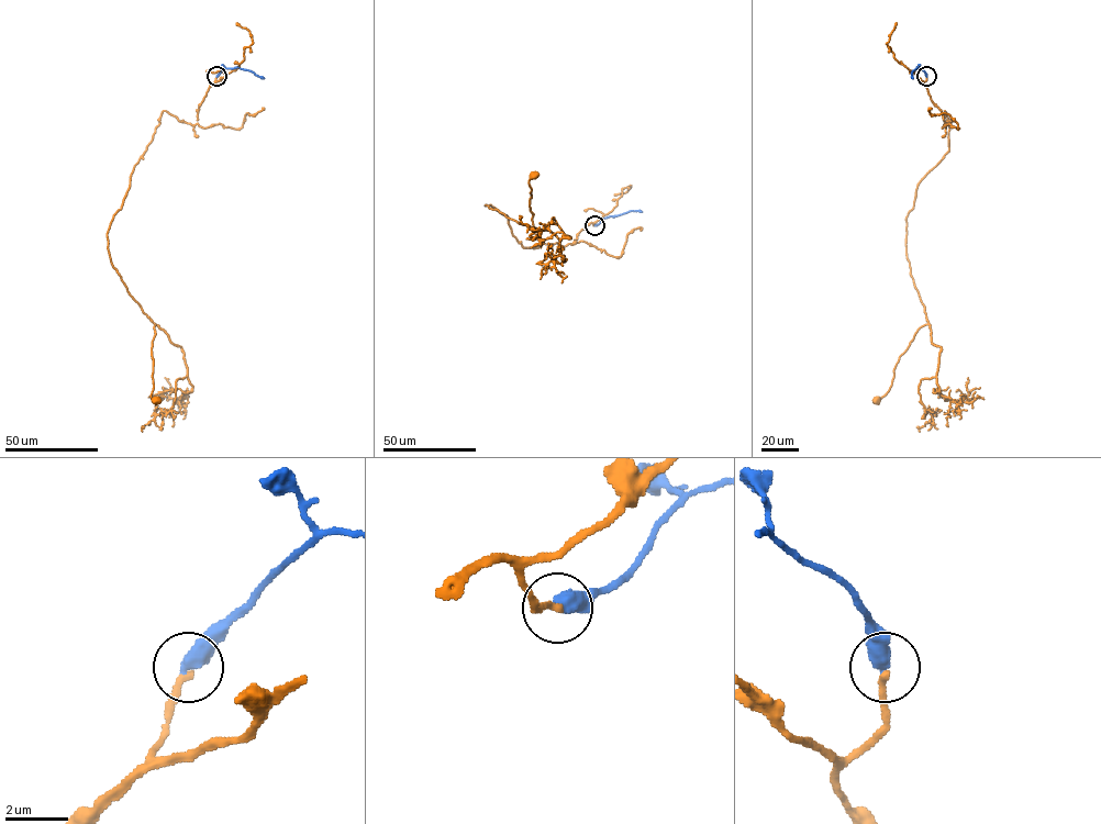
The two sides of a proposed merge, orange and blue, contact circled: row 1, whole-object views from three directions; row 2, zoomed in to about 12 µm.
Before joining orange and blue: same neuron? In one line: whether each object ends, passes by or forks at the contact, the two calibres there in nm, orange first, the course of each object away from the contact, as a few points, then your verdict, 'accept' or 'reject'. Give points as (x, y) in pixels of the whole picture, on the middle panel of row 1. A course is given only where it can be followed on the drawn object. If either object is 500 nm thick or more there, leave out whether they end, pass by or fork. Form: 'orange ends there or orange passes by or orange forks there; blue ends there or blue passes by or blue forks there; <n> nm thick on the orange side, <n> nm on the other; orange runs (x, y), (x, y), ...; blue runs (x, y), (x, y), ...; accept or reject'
200 nm thick on the orange side, 550 nm on the other; orange runs (595, 225), (581, 230), (575, 243), (524, 248), (508, 216), (485, 206), (533, 227), (533, 176); blue runs (595, 225), (610, 216), (642, 211); accept

